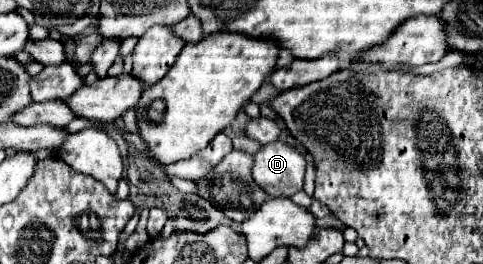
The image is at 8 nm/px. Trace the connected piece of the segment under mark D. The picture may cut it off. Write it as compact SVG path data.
M281 140L265 144L253 160L253 180L267 196L293 196L303 188L305 158L293 146Z

